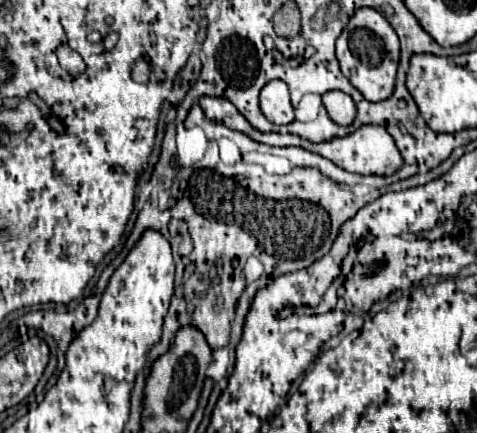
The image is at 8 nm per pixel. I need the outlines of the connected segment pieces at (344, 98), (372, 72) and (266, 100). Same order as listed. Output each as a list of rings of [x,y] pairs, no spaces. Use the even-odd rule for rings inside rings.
[[[325,92],[323,106],[329,112],[329,118],[341,126],[349,126],[355,120],[355,102],[345,92]]]
[[[357,8],[337,38],[337,60],[349,82],[369,100],[379,102],[391,96],[399,64],[399,38],[391,24],[373,8]]]
[[[271,80],[261,90],[261,112],[273,124],[289,124],[293,122],[293,106],[289,100],[289,90],[283,80]]]

